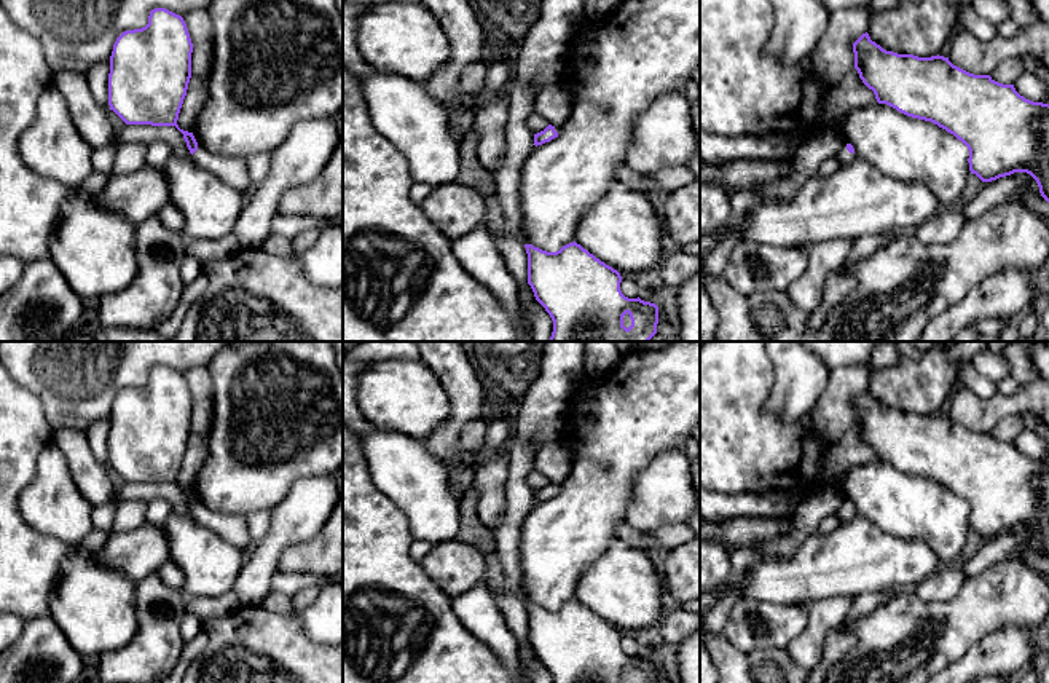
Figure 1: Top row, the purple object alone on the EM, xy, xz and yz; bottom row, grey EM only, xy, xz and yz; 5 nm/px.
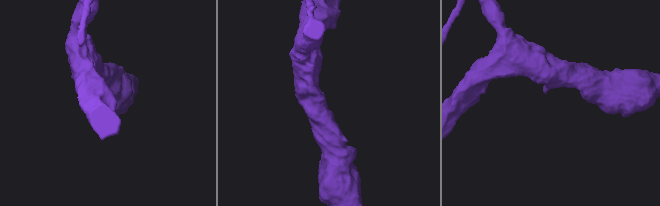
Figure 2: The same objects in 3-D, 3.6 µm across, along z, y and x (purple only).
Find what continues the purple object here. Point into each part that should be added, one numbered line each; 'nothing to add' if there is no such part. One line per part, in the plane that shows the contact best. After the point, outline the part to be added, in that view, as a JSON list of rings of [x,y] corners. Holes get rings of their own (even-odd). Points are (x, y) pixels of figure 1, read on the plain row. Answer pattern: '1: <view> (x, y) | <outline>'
1: yz (845, 514) | [[[843,501],[843,504],[839,509],[837,515],[839,515],[840,523],[847,523],[847,522],[850,522],[856,515],[856,511],[850,511],[847,507],[847,501]]]

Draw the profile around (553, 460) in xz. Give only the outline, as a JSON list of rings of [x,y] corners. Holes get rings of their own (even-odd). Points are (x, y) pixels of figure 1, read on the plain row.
[[[561,439],[548,442],[536,455],[534,469],[544,474],[548,482],[561,484],[571,471],[571,452]]]

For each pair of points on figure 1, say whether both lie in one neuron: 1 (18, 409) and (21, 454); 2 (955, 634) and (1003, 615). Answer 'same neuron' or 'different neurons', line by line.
1: same neuron
2: same neuron

